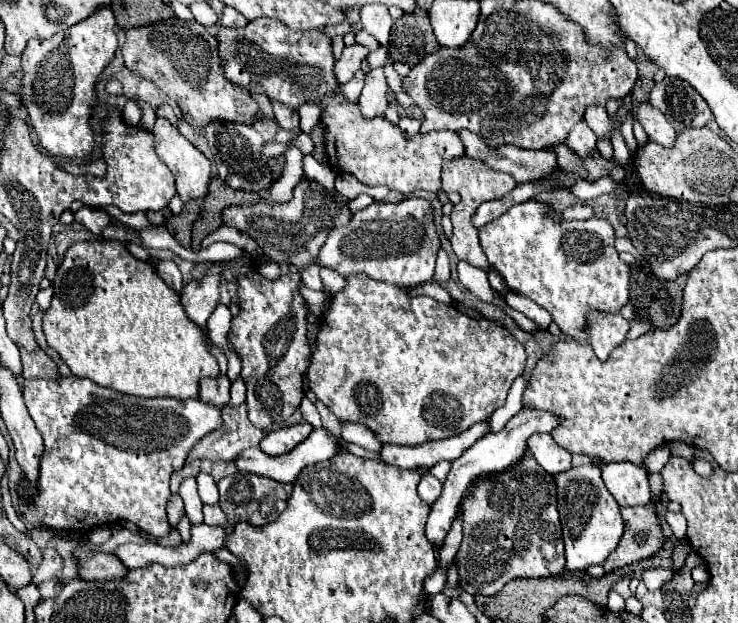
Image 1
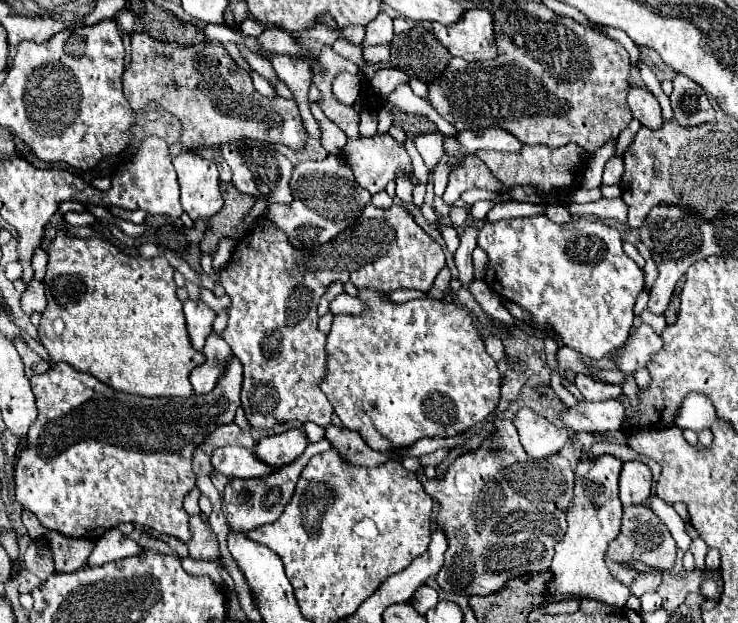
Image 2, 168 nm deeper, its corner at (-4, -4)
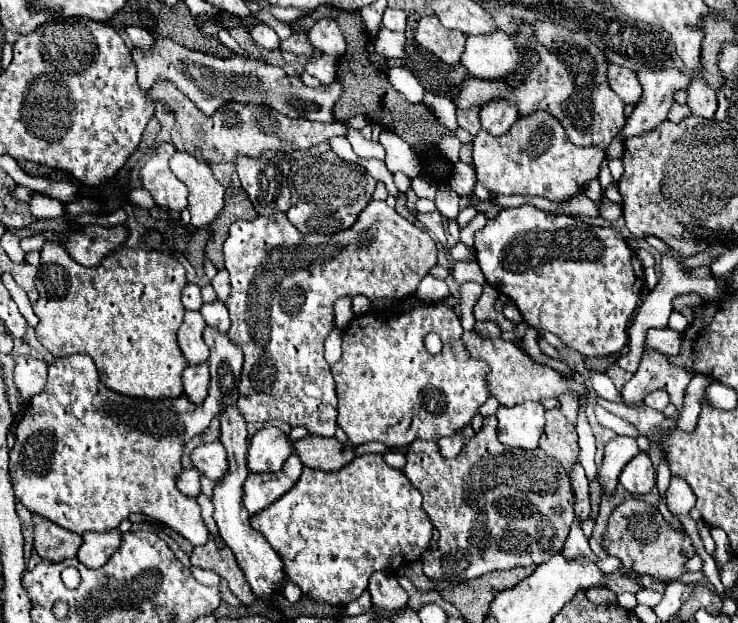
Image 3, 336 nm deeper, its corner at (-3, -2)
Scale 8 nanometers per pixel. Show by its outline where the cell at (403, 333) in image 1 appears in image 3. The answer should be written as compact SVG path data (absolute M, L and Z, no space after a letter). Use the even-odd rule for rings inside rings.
M414 302L406 312L394 316L368 312L354 316L342 332L342 358L332 368L338 394L338 426L354 446L382 442L388 448L404 448L414 440L438 440L452 436L458 428L470 424L478 408L488 400L488 364L472 358L462 342L462 324L452 306L444 302ZM426 334L438 334L442 352L430 354L424 346Z

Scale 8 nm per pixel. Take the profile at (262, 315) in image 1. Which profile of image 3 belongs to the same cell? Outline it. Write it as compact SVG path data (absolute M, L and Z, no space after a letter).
M372 200L364 212L358 216L358 220L342 232L336 234L302 234L298 232L286 218L284 212L274 212L270 216L258 216L252 222L244 222L238 220L232 224L230 228L230 236L224 242L224 264L226 270L230 272L230 296L224 302L224 306L228 308L230 314L230 330L228 330L228 338L242 348L244 352L244 368L242 368L242 380L240 380L240 396L238 396L238 412L244 416L246 422L268 422L268 420L282 420L288 422L292 428L294 426L306 426L310 430L310 434L320 434L320 436L334 436L336 432L336 418L338 418L338 410L336 410L336 392L334 392L334 380L330 374L330 366L324 360L324 338L328 336L328 332L332 330L332 320L334 320L334 310L332 304L336 298L340 296L356 296L356 294L364 294L368 296L372 302L380 300L380 298L394 298L394 300L402 300L410 294L416 292L420 280L436 266L436 242L430 238L428 232L420 230L418 226L414 226L410 220L406 220L404 216L400 216L394 208L390 208L386 202L376 202Z

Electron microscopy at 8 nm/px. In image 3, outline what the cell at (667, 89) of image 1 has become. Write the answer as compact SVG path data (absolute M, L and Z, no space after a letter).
M692 80L686 88L688 108L694 116L714 118L716 112L716 94L706 86L704 80Z

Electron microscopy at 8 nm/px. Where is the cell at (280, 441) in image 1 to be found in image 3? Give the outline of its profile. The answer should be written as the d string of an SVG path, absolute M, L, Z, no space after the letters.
M262 428L250 438L246 462L250 472L280 472L284 460L294 454L288 434L280 428Z

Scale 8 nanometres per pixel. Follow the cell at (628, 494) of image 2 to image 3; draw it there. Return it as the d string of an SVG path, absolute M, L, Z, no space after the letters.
M646 452L636 454L624 466L624 470L620 474L620 484L630 494L636 494L636 496L648 494L652 490L652 486L654 486L654 468L652 468L652 462L650 462Z

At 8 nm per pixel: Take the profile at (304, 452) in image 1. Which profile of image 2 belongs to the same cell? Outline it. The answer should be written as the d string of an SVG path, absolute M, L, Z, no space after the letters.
M239 446L217 448L211 456L211 466L215 472L227 478L263 478L275 472L271 466L265 466L251 450Z

